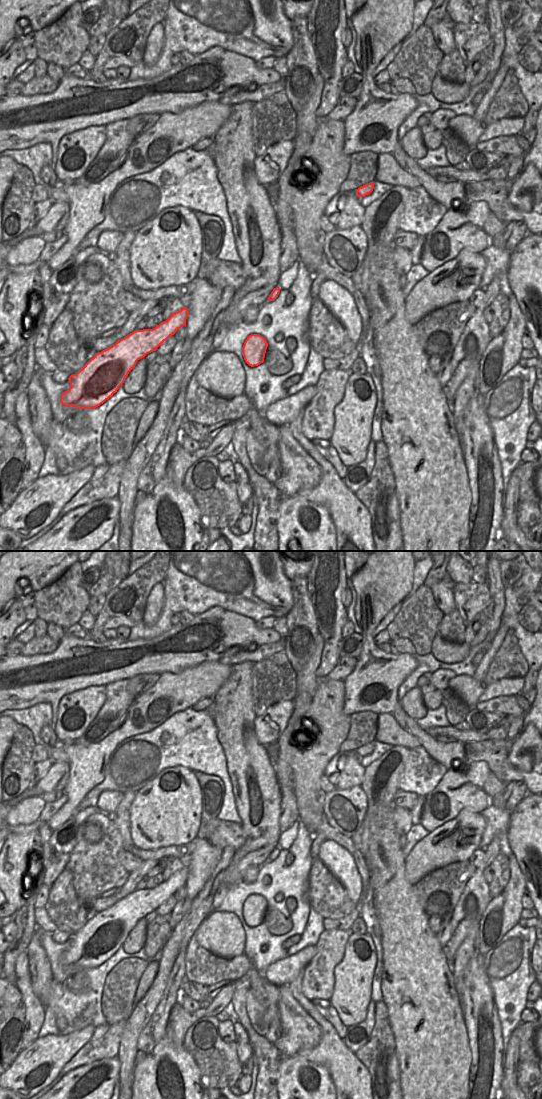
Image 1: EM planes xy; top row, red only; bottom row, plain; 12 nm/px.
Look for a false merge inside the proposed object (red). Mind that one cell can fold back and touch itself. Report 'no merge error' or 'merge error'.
no merge error

